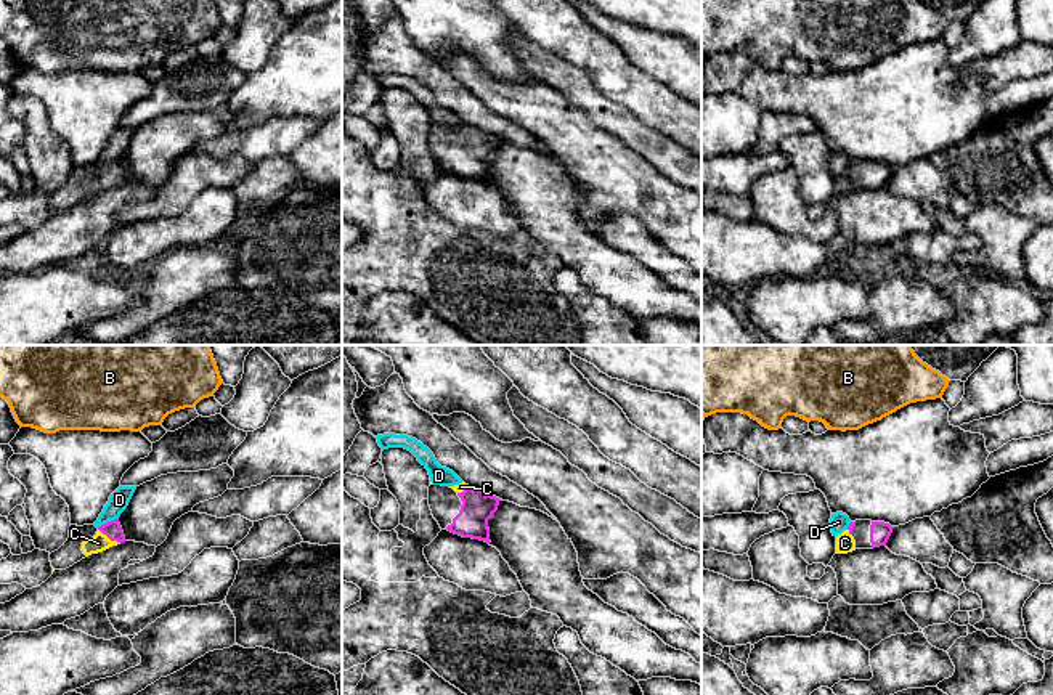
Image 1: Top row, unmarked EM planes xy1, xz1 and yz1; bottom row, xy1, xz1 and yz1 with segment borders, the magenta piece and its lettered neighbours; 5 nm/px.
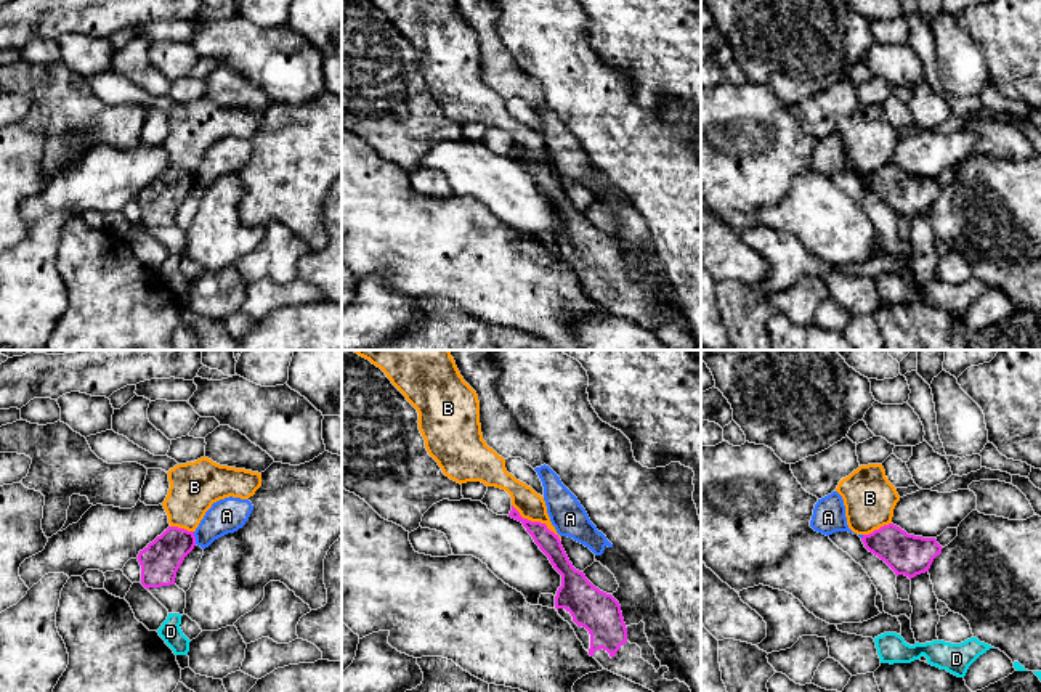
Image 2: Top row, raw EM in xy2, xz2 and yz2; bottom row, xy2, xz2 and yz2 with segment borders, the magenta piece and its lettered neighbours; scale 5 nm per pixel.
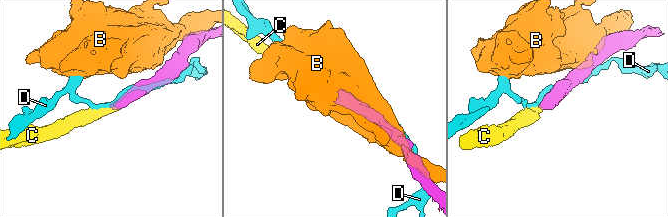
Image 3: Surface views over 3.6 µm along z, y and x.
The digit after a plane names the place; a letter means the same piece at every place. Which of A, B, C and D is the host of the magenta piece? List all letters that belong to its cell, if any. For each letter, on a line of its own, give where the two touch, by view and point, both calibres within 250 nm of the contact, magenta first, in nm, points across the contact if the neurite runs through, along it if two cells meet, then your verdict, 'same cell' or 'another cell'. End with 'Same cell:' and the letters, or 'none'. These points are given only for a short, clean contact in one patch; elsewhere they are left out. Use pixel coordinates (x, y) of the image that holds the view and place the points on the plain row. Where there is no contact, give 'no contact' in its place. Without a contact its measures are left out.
A: meets magenta in xy2 at (194, 179); 190 nm thick on the magenta side, 180 nm on the other; border along xy2 (193, 172), (196, 183); another cell
B: meets magenta in xz2 at (536, 162); 110 nm thick on the magenta side, 140 nm on the other; another cell
C: meets magenta in xy1 at (109, 178); 90 nm thick on the magenta side, 90 nm on the other; runs through xy1 (113, 170), (109, 178), (98, 183); same cell
D: meets magenta in xy1 at (108, 162); 90 nm thick on the magenta side, 100 nm on the other; another cell
Same cell: C

